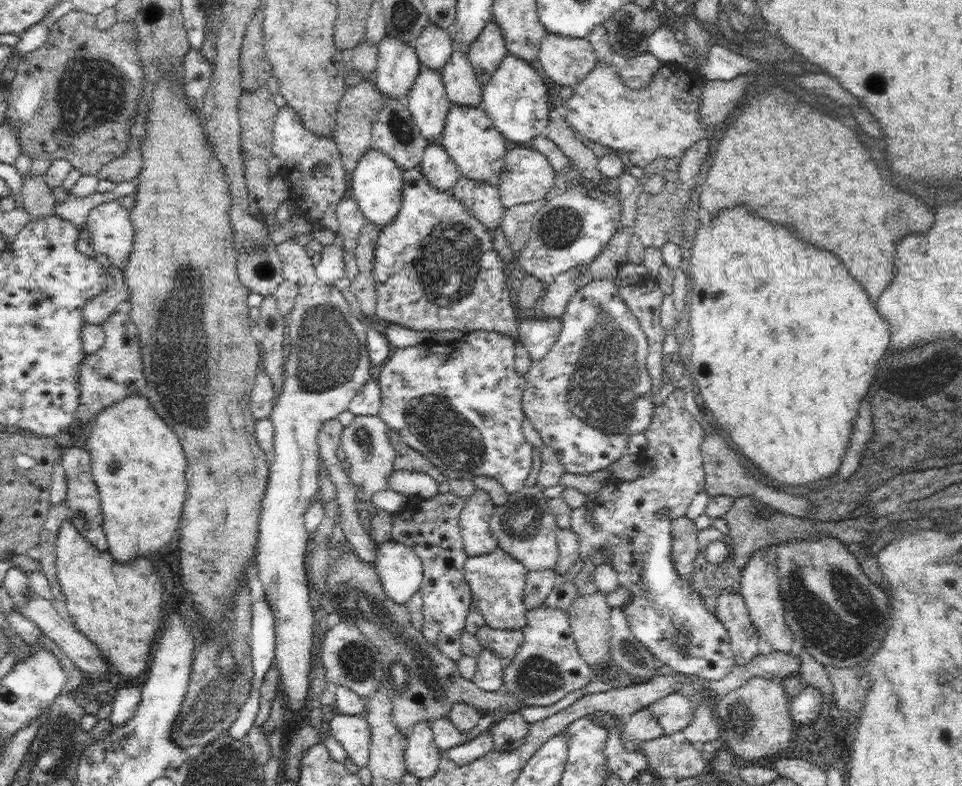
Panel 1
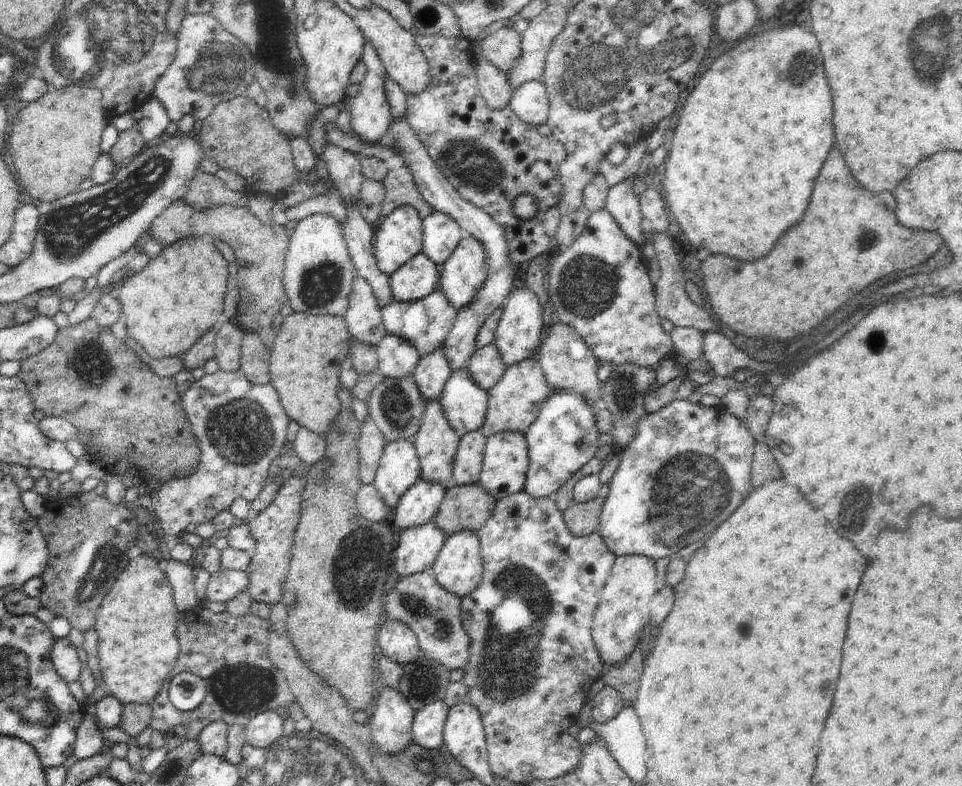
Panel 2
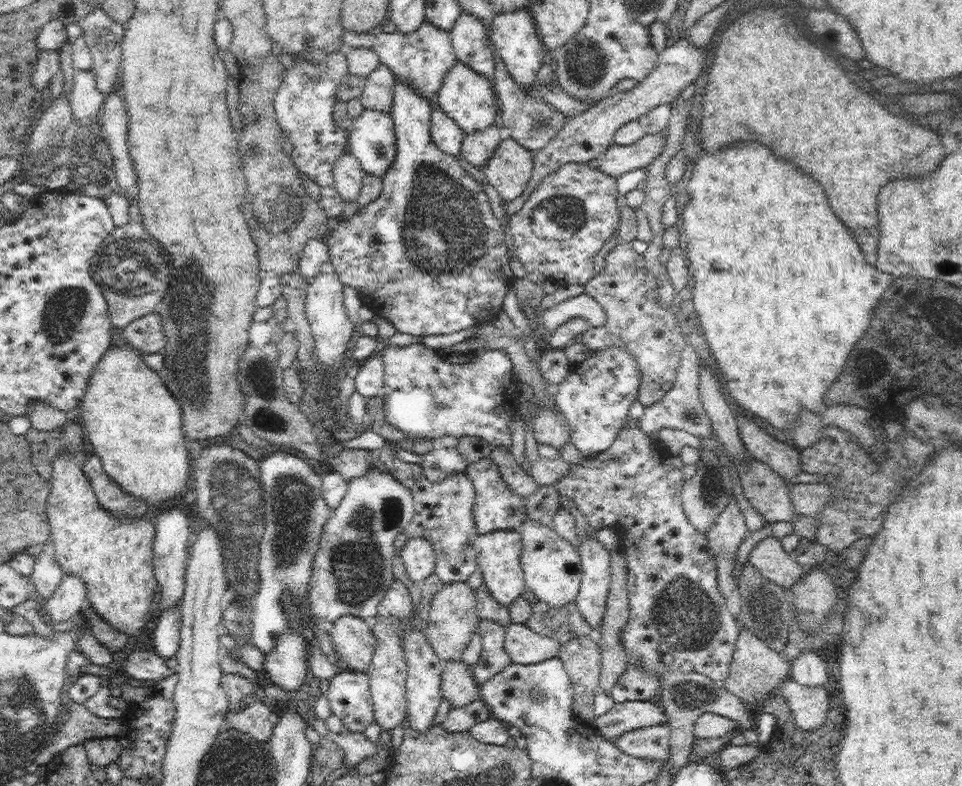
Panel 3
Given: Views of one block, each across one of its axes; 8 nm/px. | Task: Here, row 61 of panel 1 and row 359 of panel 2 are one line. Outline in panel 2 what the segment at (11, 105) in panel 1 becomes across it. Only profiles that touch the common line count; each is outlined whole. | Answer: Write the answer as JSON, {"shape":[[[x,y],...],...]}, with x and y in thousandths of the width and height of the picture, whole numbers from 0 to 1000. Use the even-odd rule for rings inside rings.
{"shape":[[[97,402],[79,415],[69,412],[61,417],[58,430],[44,448],[29,453],[20,462],[22,468],[19,481],[27,487],[36,519],[44,522],[48,531],[67,531],[73,539],[81,543],[82,560],[87,565],[90,580],[84,583],[86,587],[98,588],[112,583],[116,593],[141,590],[139,595],[143,595],[146,601],[158,601],[158,595],[162,593],[181,588],[183,603],[190,603],[183,608],[195,608],[206,595],[209,575],[189,519],[189,501],[183,496],[183,482],[164,478],[141,453],[129,433],[119,427],[114,416],[104,415]]]}

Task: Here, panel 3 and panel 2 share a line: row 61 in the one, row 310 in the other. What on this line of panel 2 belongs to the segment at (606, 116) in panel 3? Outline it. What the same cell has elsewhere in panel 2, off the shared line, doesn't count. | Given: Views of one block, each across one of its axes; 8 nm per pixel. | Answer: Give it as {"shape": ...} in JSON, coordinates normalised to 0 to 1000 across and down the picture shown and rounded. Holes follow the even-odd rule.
{"shape":[[[672,286],[669,288],[668,305],[680,310],[687,342],[687,352],[680,364],[680,379],[682,380],[681,388],[684,399],[688,406],[696,408],[701,416],[719,416],[731,424],[738,422],[738,420],[748,421],[748,416],[740,407],[736,396],[732,391],[721,387],[714,375],[707,335],[703,330],[703,321],[699,313],[699,303],[693,296],[685,296]]]}

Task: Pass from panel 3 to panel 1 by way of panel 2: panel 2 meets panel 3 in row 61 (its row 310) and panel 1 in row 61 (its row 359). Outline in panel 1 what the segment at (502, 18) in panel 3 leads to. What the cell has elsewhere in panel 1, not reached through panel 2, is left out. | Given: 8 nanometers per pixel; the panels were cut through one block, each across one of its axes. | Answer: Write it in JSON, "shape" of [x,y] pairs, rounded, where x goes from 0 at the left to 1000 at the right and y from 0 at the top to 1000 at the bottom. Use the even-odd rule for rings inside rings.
{"shape":[[[526,67],[517,92],[509,99],[508,107],[502,112],[502,128],[499,136],[507,144],[515,163],[536,184],[547,182],[557,173],[570,172],[571,140],[568,104],[561,94],[543,73]]]}

